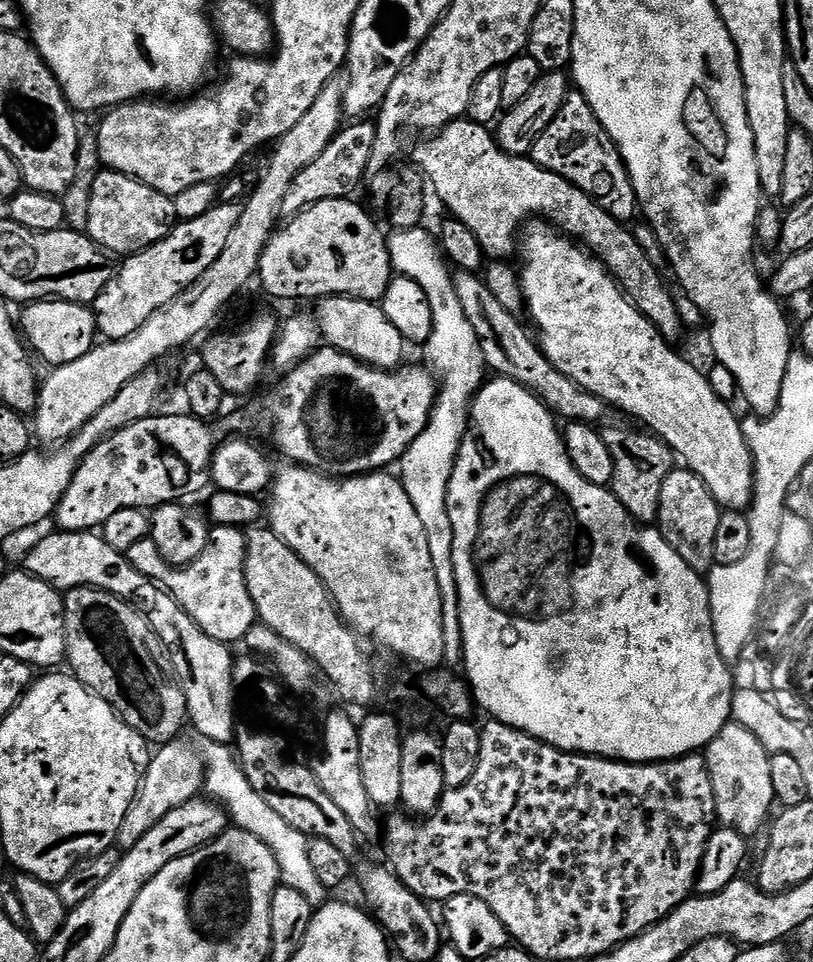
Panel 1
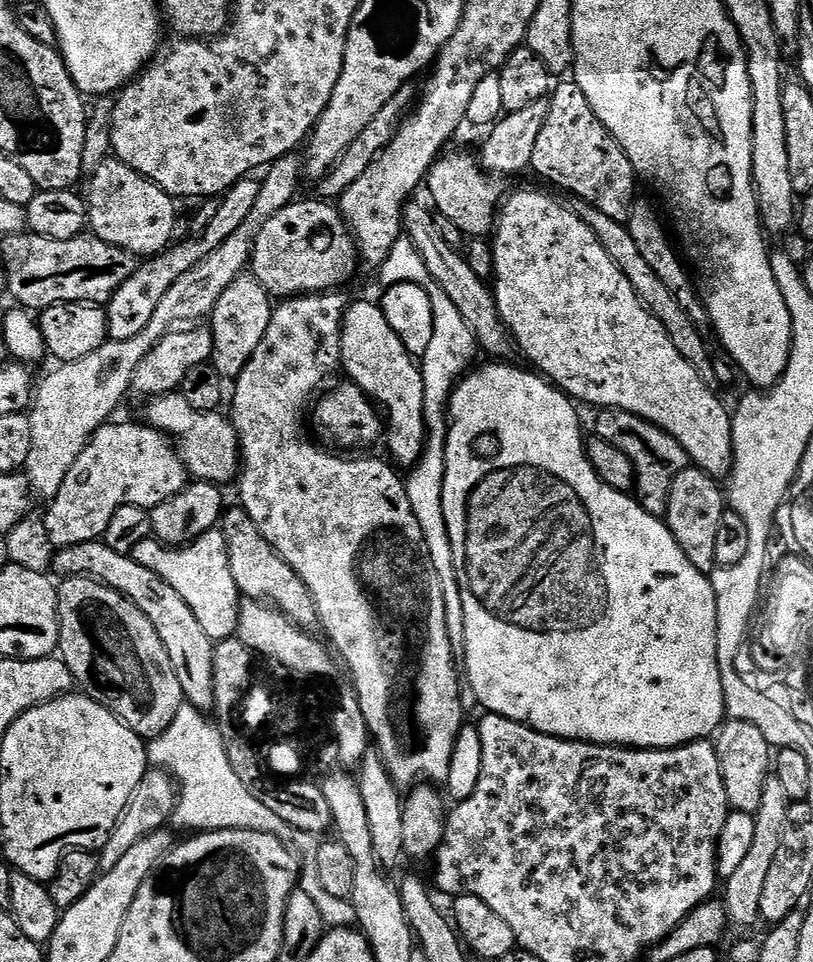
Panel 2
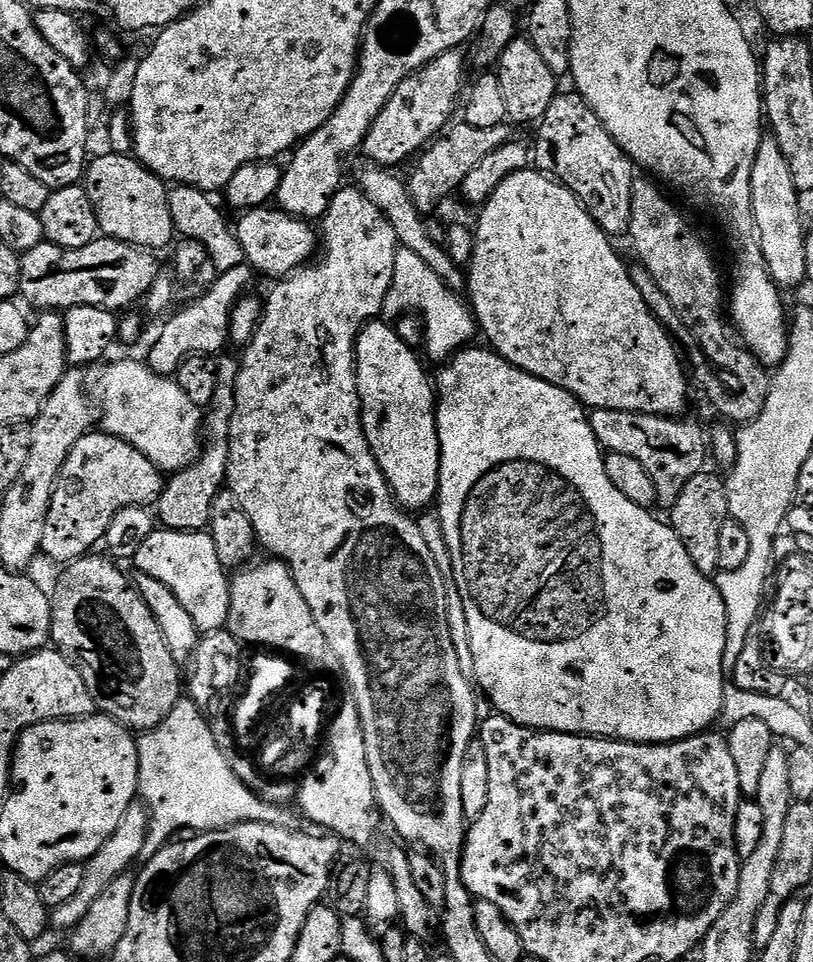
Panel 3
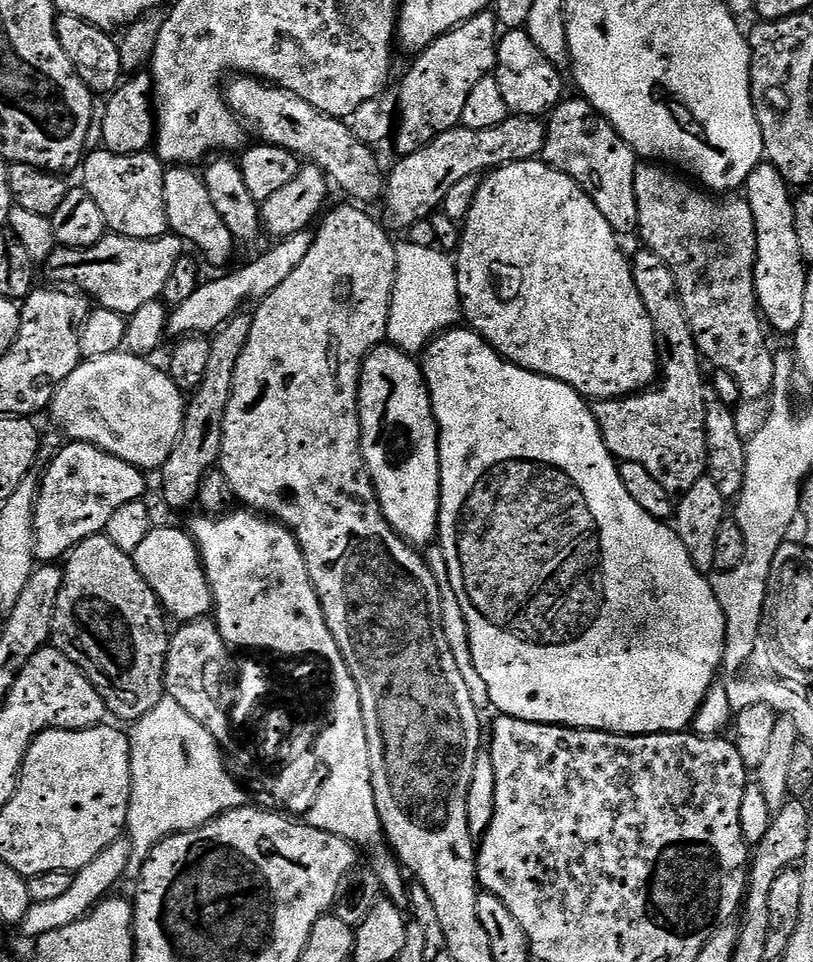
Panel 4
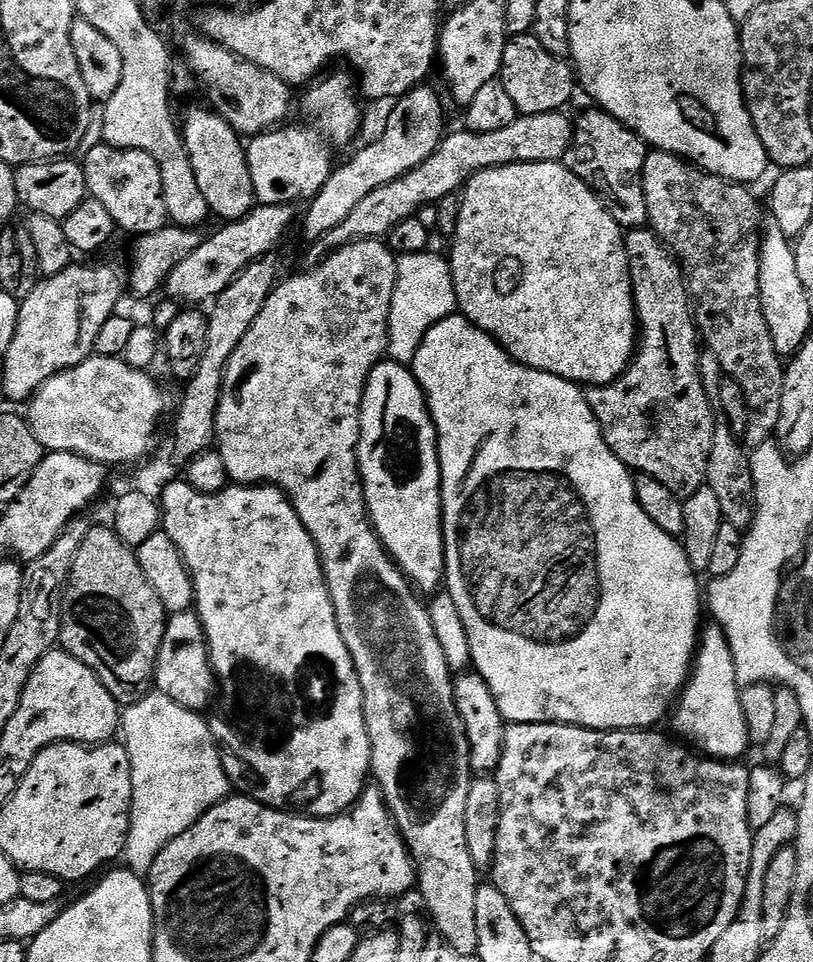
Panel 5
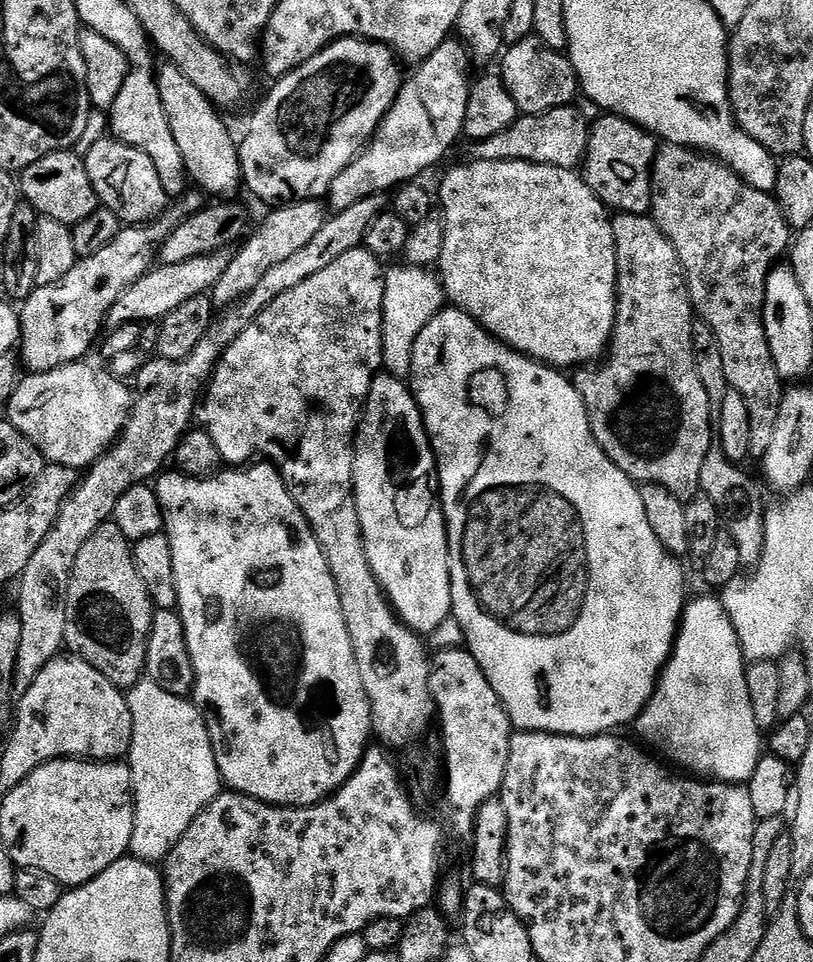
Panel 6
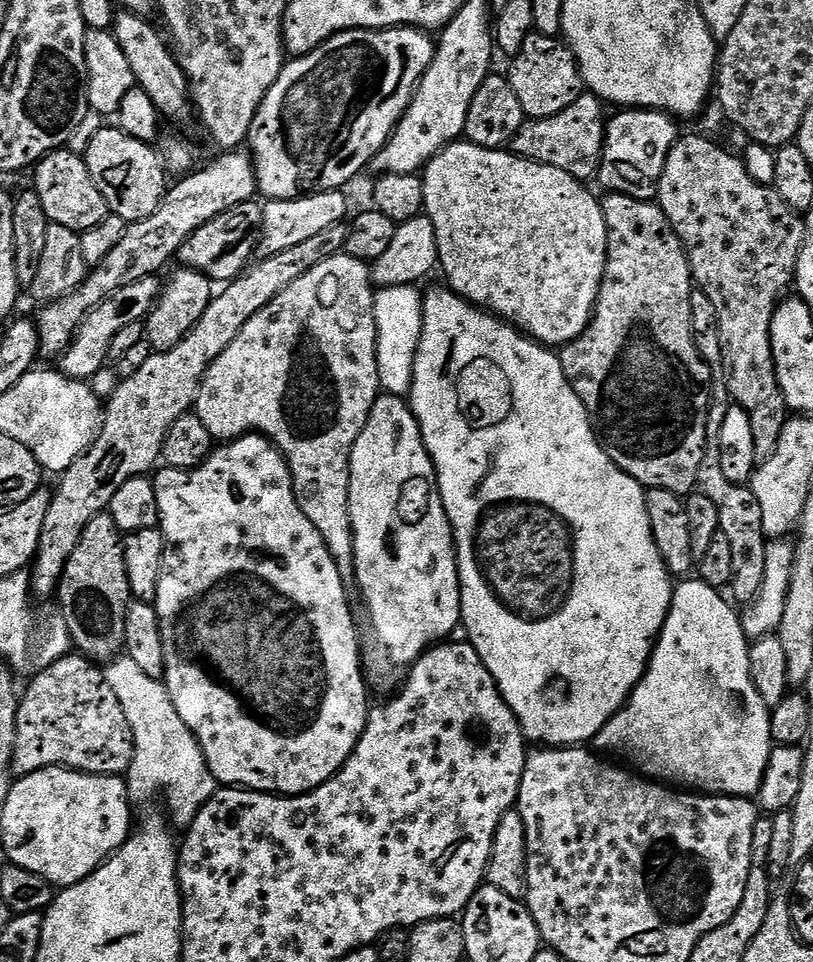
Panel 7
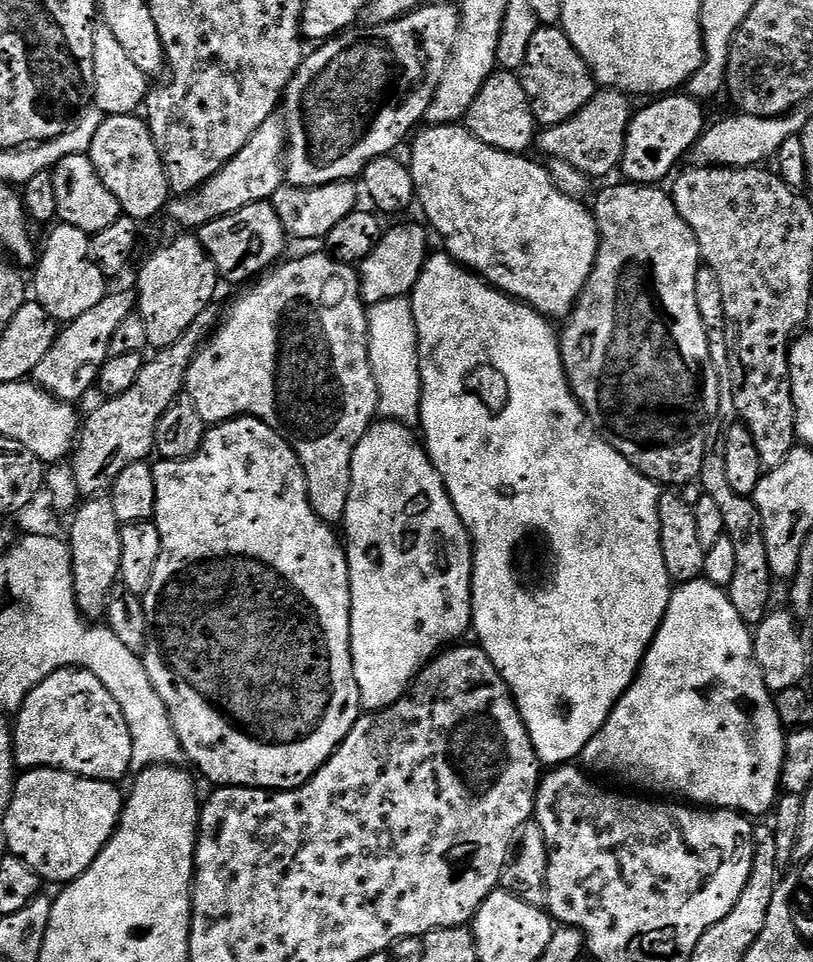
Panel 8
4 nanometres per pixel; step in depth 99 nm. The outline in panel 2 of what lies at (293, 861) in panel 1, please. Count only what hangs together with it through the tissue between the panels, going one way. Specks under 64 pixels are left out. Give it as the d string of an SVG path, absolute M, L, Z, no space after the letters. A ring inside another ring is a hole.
M184 703L178 714L174 714L174 722L170 722L170 726L166 726L161 736L155 737L147 749L149 765L153 769L167 772L179 785L174 824L180 828L193 828L191 831L196 834L231 828L274 834L280 839L281 845L299 853L302 869L298 877L299 891L314 898L318 910L322 910L325 925L334 929L352 928L356 924L356 911L352 903L332 897L323 888L322 882L318 882L318 846L321 841L317 833L298 830L282 822L274 810L262 806L255 792L245 786L238 774L234 774L234 766L230 766L219 727L205 713L199 712L193 704Z

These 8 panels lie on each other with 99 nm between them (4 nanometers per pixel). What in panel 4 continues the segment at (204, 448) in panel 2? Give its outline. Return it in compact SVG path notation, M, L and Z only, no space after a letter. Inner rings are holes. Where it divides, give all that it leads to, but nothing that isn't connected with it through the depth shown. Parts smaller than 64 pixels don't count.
M127 350L102 354L102 358L93 360L81 359L74 374L62 382L50 405L50 413L56 419L57 426L68 435L67 439L77 444L98 446L141 470L160 469L166 458L170 458L184 429L186 396L178 390L178 386L174 386L163 367L155 368L151 362L151 359L136 356Z

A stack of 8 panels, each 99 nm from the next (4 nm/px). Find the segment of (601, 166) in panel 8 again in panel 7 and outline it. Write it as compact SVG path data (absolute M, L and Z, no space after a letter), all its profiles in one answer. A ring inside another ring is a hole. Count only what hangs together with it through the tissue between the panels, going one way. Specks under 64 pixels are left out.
M585 94L578 98L578 102L574 102L574 106L566 106L562 114L541 120L525 119L518 134L514 134L510 151L522 160L554 166L558 170L566 170L566 174L576 180L588 182L591 176L593 179L599 173L604 153L604 108L605 105L598 97Z

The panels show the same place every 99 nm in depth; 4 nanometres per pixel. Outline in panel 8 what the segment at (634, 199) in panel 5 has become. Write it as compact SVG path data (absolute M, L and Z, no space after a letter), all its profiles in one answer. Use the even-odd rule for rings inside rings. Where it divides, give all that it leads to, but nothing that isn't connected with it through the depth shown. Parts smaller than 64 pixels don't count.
M665 94L645 104L648 105L641 112L639 109L628 123L619 171L624 172L623 179L629 184L656 186L677 171L676 163L700 141L706 127L705 105L687 94Z

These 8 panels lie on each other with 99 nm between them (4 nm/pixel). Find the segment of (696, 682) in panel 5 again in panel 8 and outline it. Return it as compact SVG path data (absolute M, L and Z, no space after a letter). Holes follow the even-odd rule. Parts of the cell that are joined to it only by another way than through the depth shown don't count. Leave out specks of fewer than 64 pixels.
M703 578L692 580L688 584L681 584L673 591L670 598L670 606L664 615L664 621L660 623L660 629L652 640L644 661L640 663L640 671L636 679L624 692L624 696L612 708L610 718L590 738L590 742L584 747L582 764L589 773L601 772L604 776L613 776L616 780L625 780L636 788L645 788L648 792L665 792L665 797L679 798L692 806L703 806L708 810L726 808L730 812L743 812L749 818L757 818L763 812L771 813L776 807L778 793L781 791L780 771L784 761L784 742L786 729L781 724L776 713L776 701L773 693L764 685L764 679L760 673L760 667L756 665L756 655L752 649L754 636L749 625L738 618L738 610L730 602L727 591L715 588L711 582Z

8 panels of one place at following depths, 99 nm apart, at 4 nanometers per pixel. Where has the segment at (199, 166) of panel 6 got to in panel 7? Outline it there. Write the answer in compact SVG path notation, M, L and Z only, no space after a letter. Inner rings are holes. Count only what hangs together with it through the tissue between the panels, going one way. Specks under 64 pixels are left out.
M120 10L115 13L110 31L115 36L118 46L122 46L122 50L126 53L126 59L130 62L130 70L134 70L138 87L146 94L150 94L150 102L154 102L161 117L165 121L184 120L188 115L191 117L194 112L188 91L188 75L182 70L175 51L162 35L161 29L159 27L156 29L150 21L148 16Z

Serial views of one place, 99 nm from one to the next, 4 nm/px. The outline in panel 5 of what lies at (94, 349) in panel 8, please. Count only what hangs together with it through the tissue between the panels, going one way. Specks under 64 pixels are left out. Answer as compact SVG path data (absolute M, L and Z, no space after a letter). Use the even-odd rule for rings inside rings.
M266 204L253 207L242 219L225 223L212 237L201 239L194 254L182 258L170 274L166 285L167 299L177 300L184 306L204 306L215 301L217 296L246 270L255 260L273 251L272 247L283 238L296 216L297 209L291 204Z

